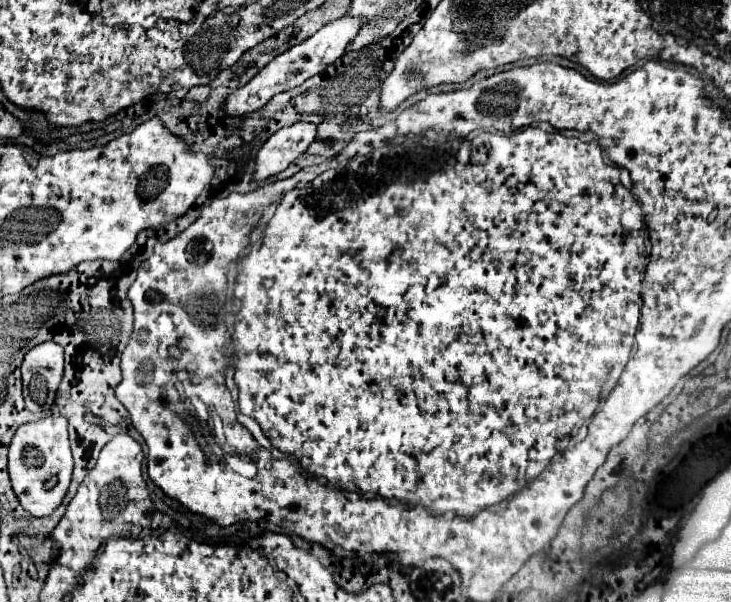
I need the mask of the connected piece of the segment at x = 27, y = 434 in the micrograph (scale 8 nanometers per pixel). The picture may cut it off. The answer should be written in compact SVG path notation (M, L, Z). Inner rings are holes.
M51 414L23 424L9 444L9 476L21 506L33 516L49 516L63 500L73 474L73 454L67 436L67 420Z

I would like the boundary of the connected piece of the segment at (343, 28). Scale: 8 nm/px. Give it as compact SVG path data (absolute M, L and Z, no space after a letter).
M341 16L339 20L329 22L327 26L323 26L321 30L317 30L311 38L307 38L305 42L285 50L283 54L275 56L249 84L245 84L243 88L235 90L225 102L225 110L231 116L241 116L247 112L255 112L261 106L265 106L275 94L291 90L299 84L303 84L307 78L323 72L331 62L335 62L337 58L341 58L347 52L349 42L357 36L357 30L361 30L361 22L365 18L349 18L349 16Z

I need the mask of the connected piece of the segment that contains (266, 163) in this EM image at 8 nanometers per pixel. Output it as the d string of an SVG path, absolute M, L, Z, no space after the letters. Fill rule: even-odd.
M297 122L271 134L257 154L255 180L265 180L283 172L291 162L297 160L299 154L307 150L307 146L315 140L315 134L317 126L311 122Z

